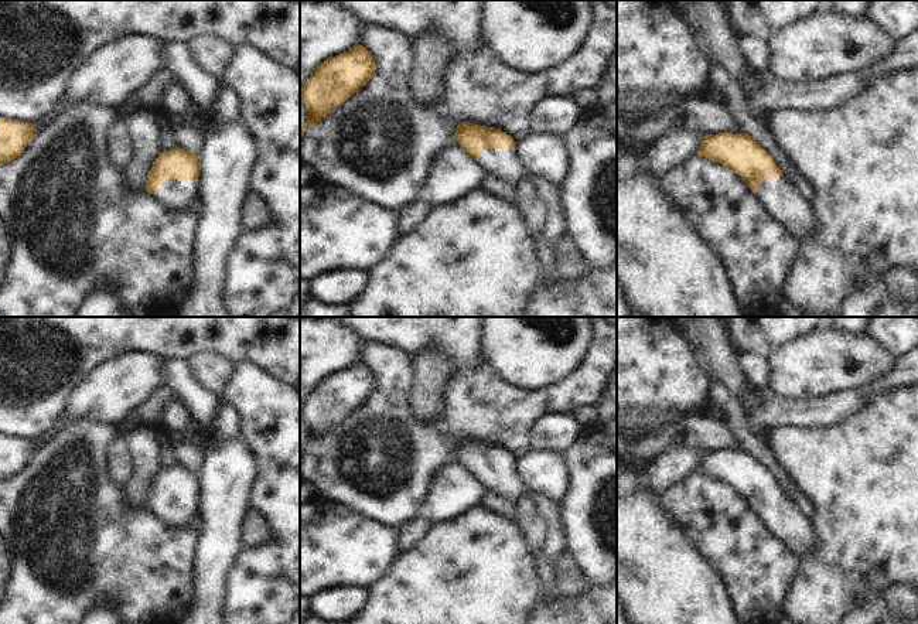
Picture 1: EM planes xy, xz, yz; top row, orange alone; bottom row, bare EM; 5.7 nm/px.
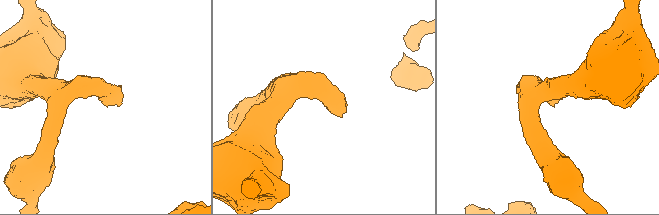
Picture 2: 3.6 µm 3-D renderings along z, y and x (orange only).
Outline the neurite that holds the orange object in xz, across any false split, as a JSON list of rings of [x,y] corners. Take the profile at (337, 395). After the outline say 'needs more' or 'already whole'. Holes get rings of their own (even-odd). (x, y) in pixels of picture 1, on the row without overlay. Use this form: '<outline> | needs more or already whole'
[[[361,361],[317,382],[301,406],[308,433],[307,440],[300,441],[300,451],[303,453],[307,443],[315,443],[334,424],[368,402],[375,389],[375,375]]] | already whole

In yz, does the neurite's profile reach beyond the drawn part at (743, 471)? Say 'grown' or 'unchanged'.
grown

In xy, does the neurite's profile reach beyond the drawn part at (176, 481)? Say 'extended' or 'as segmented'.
extended

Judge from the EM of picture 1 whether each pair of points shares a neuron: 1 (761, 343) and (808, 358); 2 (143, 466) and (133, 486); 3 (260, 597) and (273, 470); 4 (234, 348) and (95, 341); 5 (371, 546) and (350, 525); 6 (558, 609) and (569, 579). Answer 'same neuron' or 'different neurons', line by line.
1: different neurons
2: same neuron
3: same neuron
4: same neuron
5: same neuron
6: different neurons

